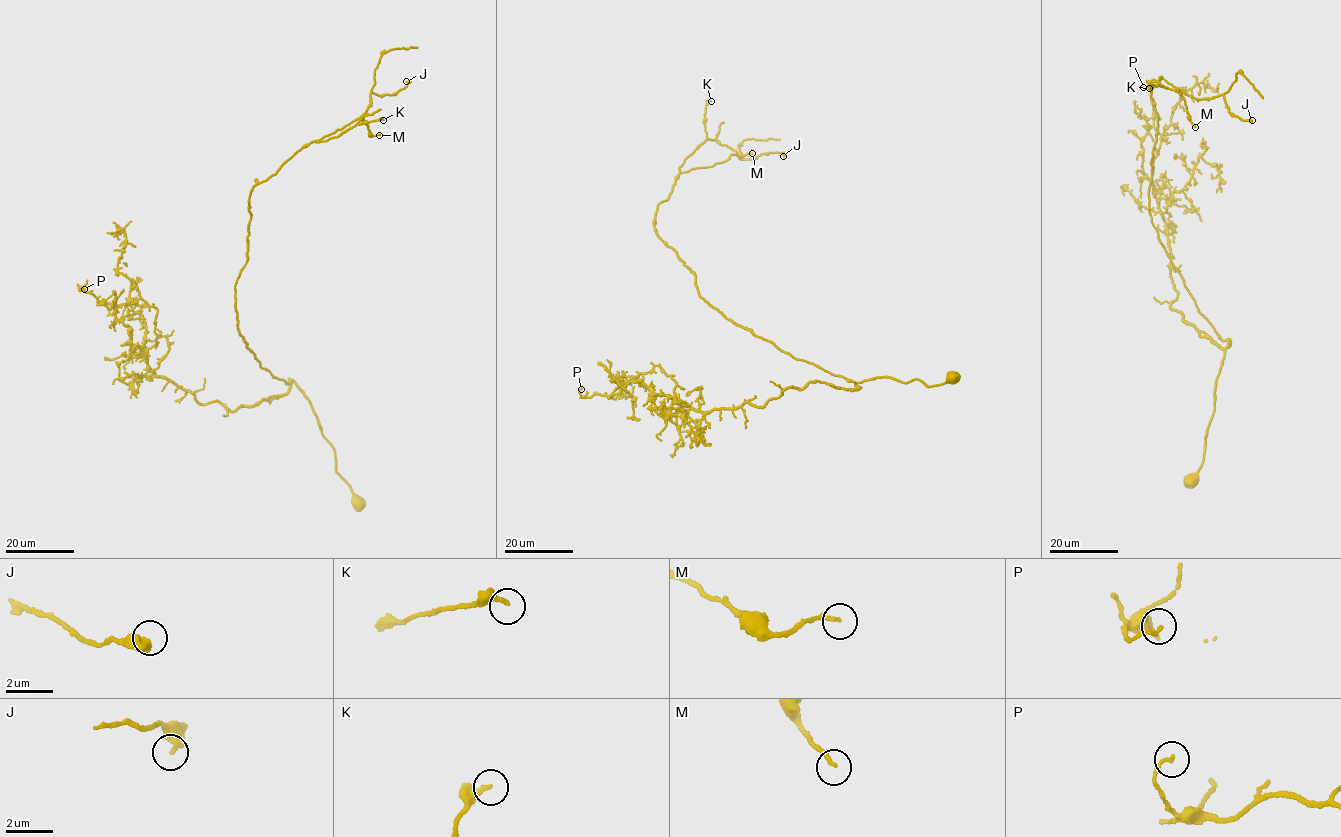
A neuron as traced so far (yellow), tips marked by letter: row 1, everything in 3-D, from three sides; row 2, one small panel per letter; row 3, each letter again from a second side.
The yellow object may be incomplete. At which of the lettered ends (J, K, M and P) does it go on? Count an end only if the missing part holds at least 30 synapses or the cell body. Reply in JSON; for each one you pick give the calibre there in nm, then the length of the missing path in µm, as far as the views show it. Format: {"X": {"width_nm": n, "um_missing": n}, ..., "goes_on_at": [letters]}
{"goes_on_at": []}

